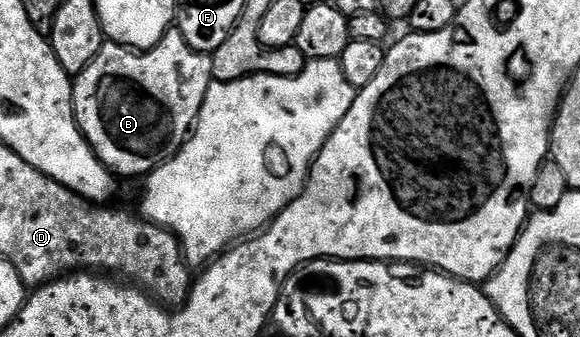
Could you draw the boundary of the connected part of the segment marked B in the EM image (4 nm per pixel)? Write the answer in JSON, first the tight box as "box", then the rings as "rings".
{"box":[73,29,215,177],"rings":[[[170,29],[149,51],[134,51],[131,47],[121,47],[118,43],[109,41],[102,47],[101,52],[93,58],[91,65],[87,65],[87,69],[83,69],[83,73],[76,76],[73,85],[73,116],[76,117],[83,137],[89,142],[91,149],[97,154],[101,164],[109,168],[114,176],[141,175],[140,177],[145,177],[148,176],[149,172],[155,170],[157,166],[165,162],[166,159],[172,159],[177,154],[177,150],[189,138],[193,126],[197,123],[203,101],[207,97],[207,89],[213,82],[215,80],[213,78],[212,54],[191,49],[191,45],[187,45],[187,41],[182,37],[181,32],[176,29]]]}

